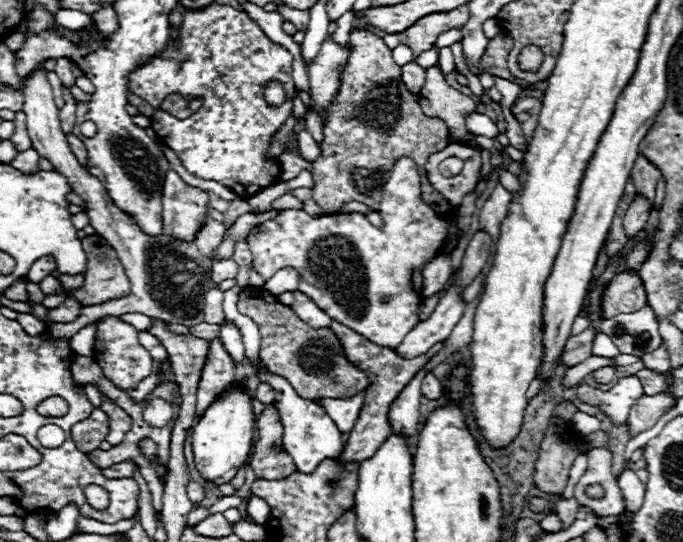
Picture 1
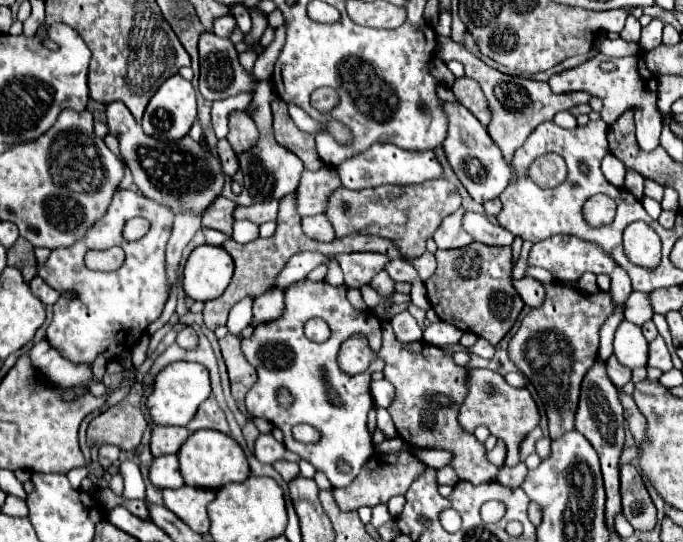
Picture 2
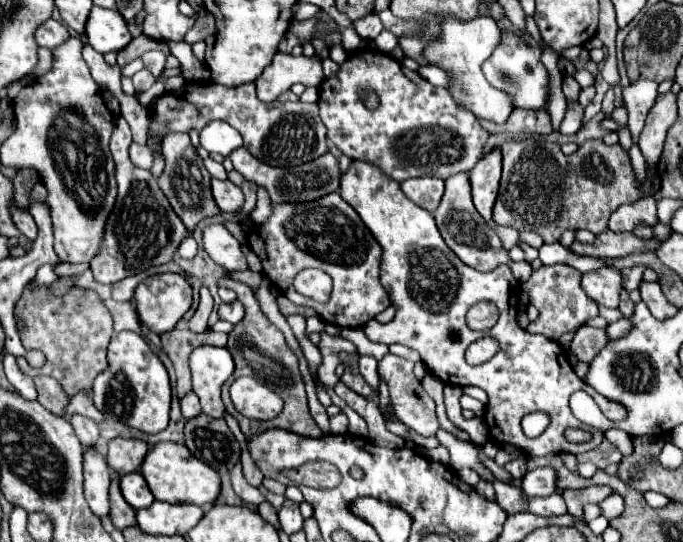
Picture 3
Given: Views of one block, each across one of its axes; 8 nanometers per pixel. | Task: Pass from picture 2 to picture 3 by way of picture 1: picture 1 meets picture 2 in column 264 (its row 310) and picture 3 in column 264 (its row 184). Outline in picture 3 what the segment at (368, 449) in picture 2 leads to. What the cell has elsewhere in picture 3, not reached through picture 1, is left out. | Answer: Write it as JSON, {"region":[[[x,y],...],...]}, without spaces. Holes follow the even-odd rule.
{"region":[[[243,376],[234,380],[229,390],[232,404],[246,418],[272,420],[282,412],[284,402],[268,386],[253,384],[255,381],[260,380],[252,376]]]}

